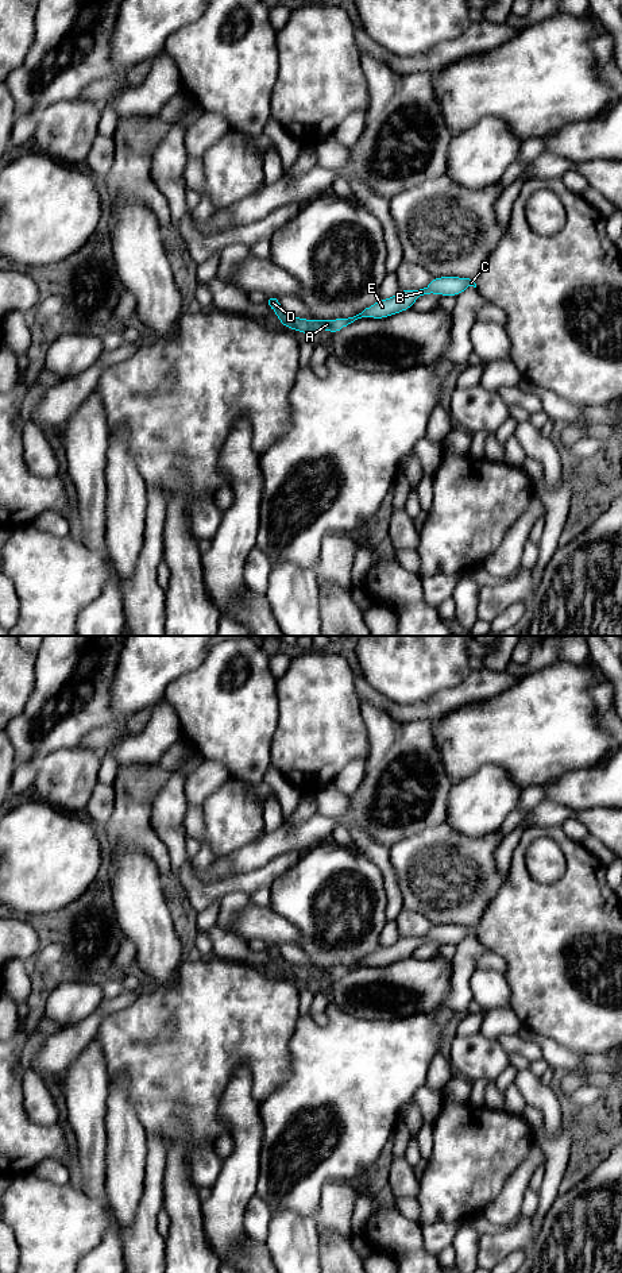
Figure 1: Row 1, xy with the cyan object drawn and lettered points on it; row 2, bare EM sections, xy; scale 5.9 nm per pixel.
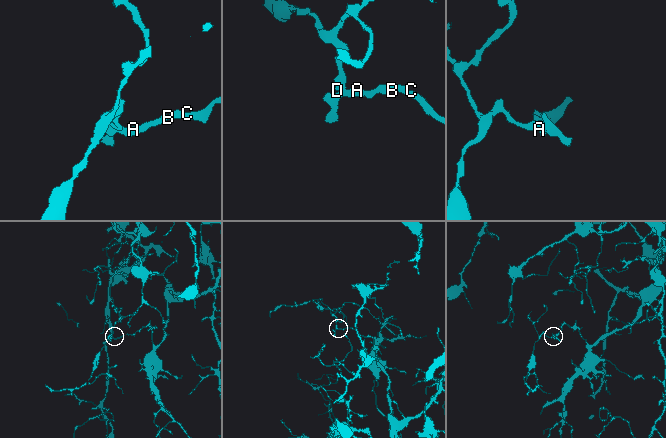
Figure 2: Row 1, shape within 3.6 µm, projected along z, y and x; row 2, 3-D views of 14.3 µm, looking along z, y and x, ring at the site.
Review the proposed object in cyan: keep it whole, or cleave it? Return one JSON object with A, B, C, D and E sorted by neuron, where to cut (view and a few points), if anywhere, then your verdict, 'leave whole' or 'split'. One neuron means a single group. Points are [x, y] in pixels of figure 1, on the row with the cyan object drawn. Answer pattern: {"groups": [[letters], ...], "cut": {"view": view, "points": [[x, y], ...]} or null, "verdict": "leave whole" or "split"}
{"groups": [["A", "B", "C", "E"], ["D"]], "cut": {"view": "xy", "points": [[285, 313], [278, 316]]}, "verdict": "split"}

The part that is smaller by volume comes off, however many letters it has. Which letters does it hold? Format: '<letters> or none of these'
D

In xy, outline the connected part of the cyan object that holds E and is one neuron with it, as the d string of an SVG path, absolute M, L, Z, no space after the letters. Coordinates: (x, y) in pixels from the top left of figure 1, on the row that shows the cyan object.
M434 277L432 282L420 290L399 290L395 296L387 300L378 300L371 306L366 308L362 313L348 319L331 319L331 320L306 320L287 313L278 316L279 323L290 329L304 332L309 336L312 332L320 329L328 329L331 336L341 331L348 324L358 319L386 319L395 313L412 309L413 304L420 296L439 294L439 296L455 296L461 294L468 286L476 288L475 279L463 277Z

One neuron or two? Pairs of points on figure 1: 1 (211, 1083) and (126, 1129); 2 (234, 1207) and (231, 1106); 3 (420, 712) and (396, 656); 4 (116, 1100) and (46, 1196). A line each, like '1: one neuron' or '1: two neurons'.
1: two neurons
2: one neuron
3: two neurons
4: two neurons

